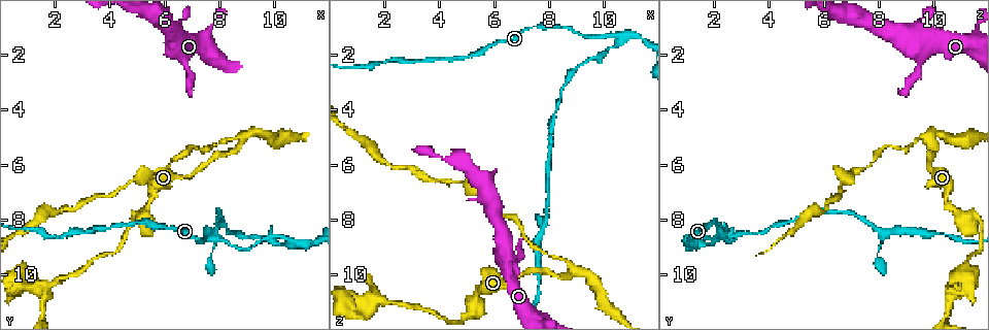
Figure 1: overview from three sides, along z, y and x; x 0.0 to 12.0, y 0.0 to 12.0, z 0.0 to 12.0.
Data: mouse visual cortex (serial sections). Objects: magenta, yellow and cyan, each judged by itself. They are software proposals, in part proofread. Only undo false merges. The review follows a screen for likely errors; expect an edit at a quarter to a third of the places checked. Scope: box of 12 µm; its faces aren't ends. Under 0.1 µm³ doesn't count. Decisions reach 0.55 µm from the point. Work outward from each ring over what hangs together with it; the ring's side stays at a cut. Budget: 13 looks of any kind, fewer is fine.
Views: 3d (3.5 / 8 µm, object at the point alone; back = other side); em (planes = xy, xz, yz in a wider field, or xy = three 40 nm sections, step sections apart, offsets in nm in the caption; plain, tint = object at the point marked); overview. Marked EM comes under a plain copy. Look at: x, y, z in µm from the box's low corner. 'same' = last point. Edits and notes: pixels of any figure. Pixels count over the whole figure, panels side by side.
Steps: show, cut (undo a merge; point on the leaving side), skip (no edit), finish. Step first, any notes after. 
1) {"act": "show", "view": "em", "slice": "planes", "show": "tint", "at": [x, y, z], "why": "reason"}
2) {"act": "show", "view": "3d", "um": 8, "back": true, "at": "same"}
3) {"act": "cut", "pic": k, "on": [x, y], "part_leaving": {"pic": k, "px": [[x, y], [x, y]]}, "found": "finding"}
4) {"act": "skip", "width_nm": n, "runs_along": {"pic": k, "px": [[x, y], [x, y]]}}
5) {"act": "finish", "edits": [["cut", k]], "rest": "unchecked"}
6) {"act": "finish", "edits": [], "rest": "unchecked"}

{"act": "show", "view": "3d", "um": 8, "at": [10.6, 8.8, 1.3], "why": "side arm on a straight run"}

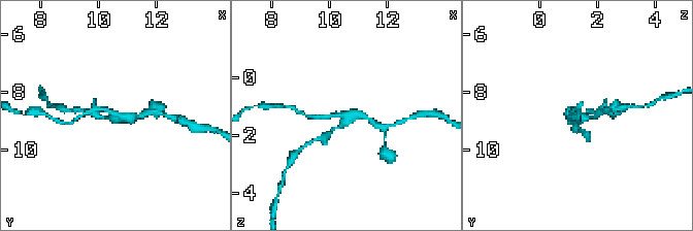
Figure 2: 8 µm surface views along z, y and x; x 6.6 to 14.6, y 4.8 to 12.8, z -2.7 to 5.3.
{"act": "show", "view": "3d", "um": 3.5, "at": [10.6, 8.7, 1.4], "why": "closer look"}

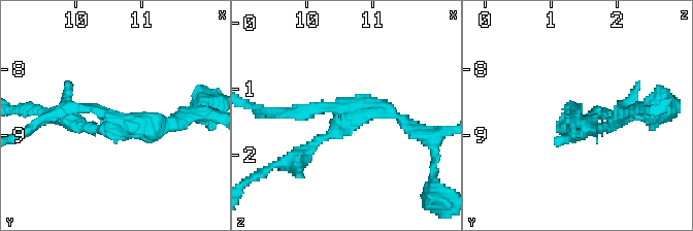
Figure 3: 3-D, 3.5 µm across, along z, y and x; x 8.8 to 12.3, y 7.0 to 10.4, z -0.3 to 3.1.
{"act": "show", "view": "em", "slice": "xy", "step": 5, "show": "tint", "at": [10.65, 8.80, 1.35]}

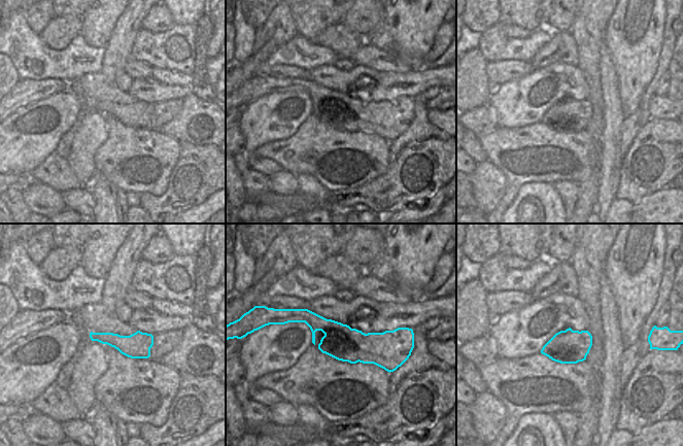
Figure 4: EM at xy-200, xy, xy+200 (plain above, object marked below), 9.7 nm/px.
{"act": "skip", "arms": 3, "runs_along": {"pic": 3, "px": [[285, 111], [349, 111], [297, 156]]}, "found": "one cell here"}

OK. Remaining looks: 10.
{"act": "show", "view": "3d", "um": 3.5, "at": [9.0, 8.6, 2.4], "why": "a narrow waist"}

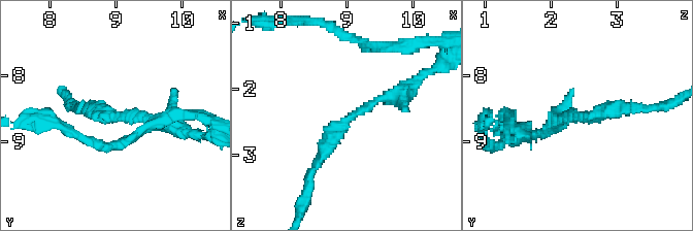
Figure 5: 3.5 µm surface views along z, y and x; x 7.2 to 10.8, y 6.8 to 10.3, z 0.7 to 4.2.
{"act": "skip", "runs_along": {"pic": 5, "px": [[406, 88], [339, 124], [311, 172]]}, "found": "all the same cell"}

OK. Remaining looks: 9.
{"act": "show", "view": "3d", "um": 3.5, "at": [8.9, 5.0, 9.9], "why": "sharp bend"}

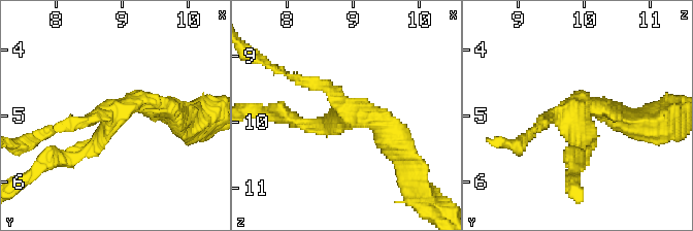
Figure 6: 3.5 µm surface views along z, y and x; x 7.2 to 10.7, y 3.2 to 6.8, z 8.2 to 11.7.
{"act": "show", "view": "em", "slice": "xy", "step": 3, "show": "tint", "at": [8.85, 5.10, 9.80], "arms": 3, "arm_widths_nm": [150, 150, 300], "why": "need the tissue"}

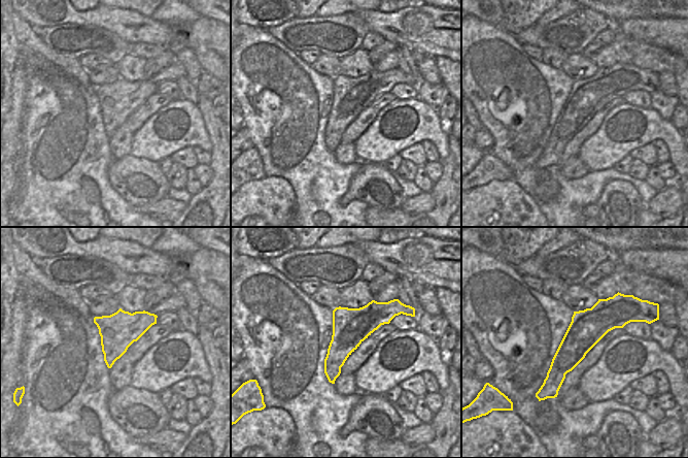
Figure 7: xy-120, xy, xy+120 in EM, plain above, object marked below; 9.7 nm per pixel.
{"act": "show", "view": "em", "slice": "xy", "step": 2, "show": "tint", "at": "same"}

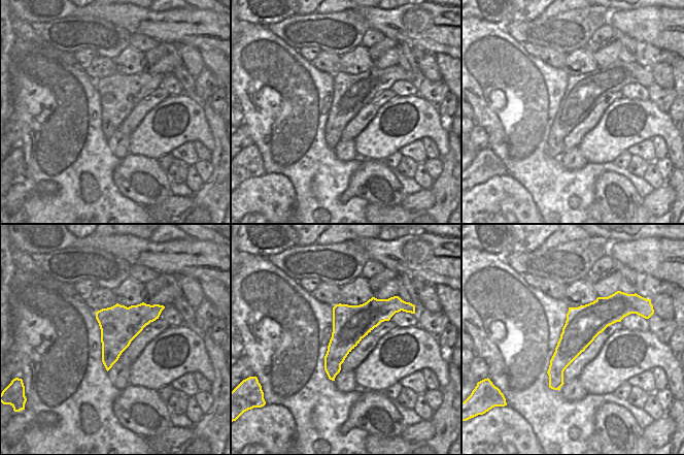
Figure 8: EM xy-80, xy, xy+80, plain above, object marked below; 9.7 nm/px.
{"act": "skip", "runs_along": {"pic": 6, "px": [[583, 157], [564, 112], [540, 126]]}, "found": "continuous, no second cell"}

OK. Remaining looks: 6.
{"act": "show", "view": "3d", "um": 3.5, "at": [4.7, 6.6, 6.7], "why": "sudden change in width"}

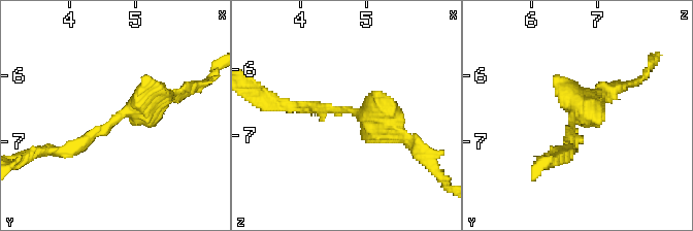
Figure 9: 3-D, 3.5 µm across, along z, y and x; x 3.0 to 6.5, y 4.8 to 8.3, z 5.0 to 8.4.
{"act": "show", "view": "em", "slice": "xy", "step": 5, "show": "tint", "at": [4.75, 6.60, 6.65], "arm_widths_nm": [200, 200], "why": "now the EM"}

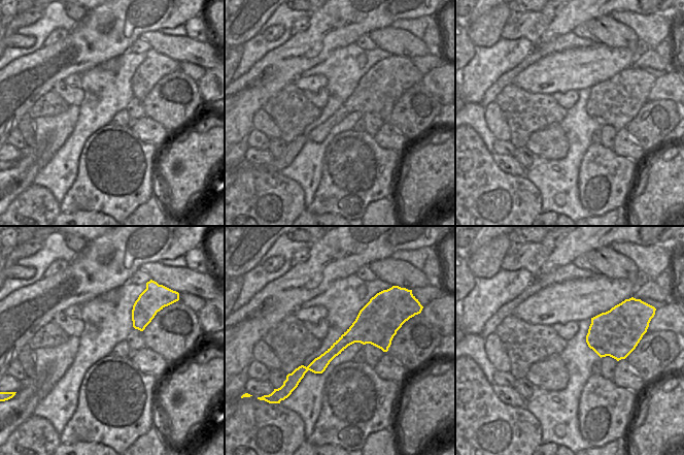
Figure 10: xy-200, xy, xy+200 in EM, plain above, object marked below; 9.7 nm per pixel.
{"act": "skip", "width_nm": 240, "runs_along": {"pic": 9, "px": [[177, 93], [123, 111], [63, 153]]}, "found": "all the same cell"}

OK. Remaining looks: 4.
{"act": "show", "view": "3d", "um": 3.5, "back": true, "at": [5.1, 7.8, 11.2], "why": "sharp bend"}

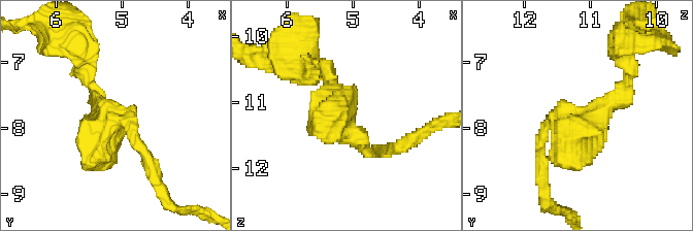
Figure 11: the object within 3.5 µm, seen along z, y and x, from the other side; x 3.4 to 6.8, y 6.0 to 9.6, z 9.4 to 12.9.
{"act": "show", "view": "em", "slice": "xy", "step": 1, "show": "tint", "at": [5.20, 7.90, 11.20]}

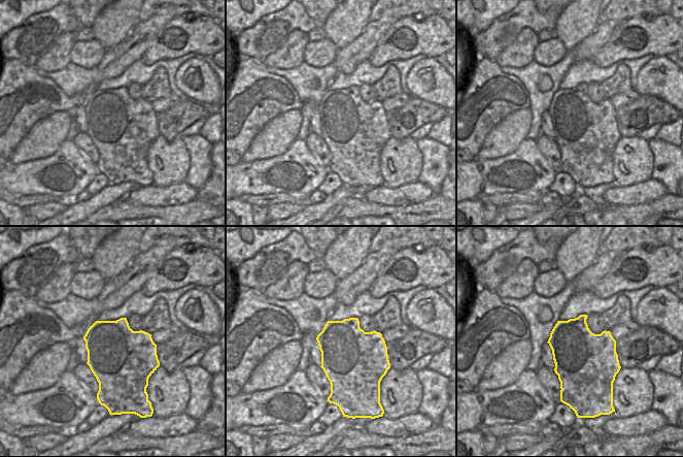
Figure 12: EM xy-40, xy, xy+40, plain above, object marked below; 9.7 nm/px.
{"act": "show", "view": "em", "slice": "xy", "step": 5, "show": "tint", "at": "same", "why": "cut it another way"}

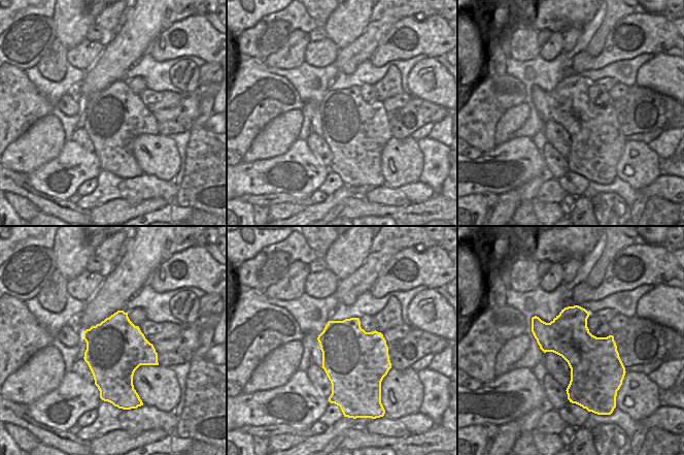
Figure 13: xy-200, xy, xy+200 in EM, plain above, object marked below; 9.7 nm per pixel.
{"act": "skip", "runs_along": {"pic": 11, "px": [[626, 84], [538, 146]]}, "found": "all the same cell"}

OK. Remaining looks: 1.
{"act": "finish", "edits": [], "rest": "unchecked"}

